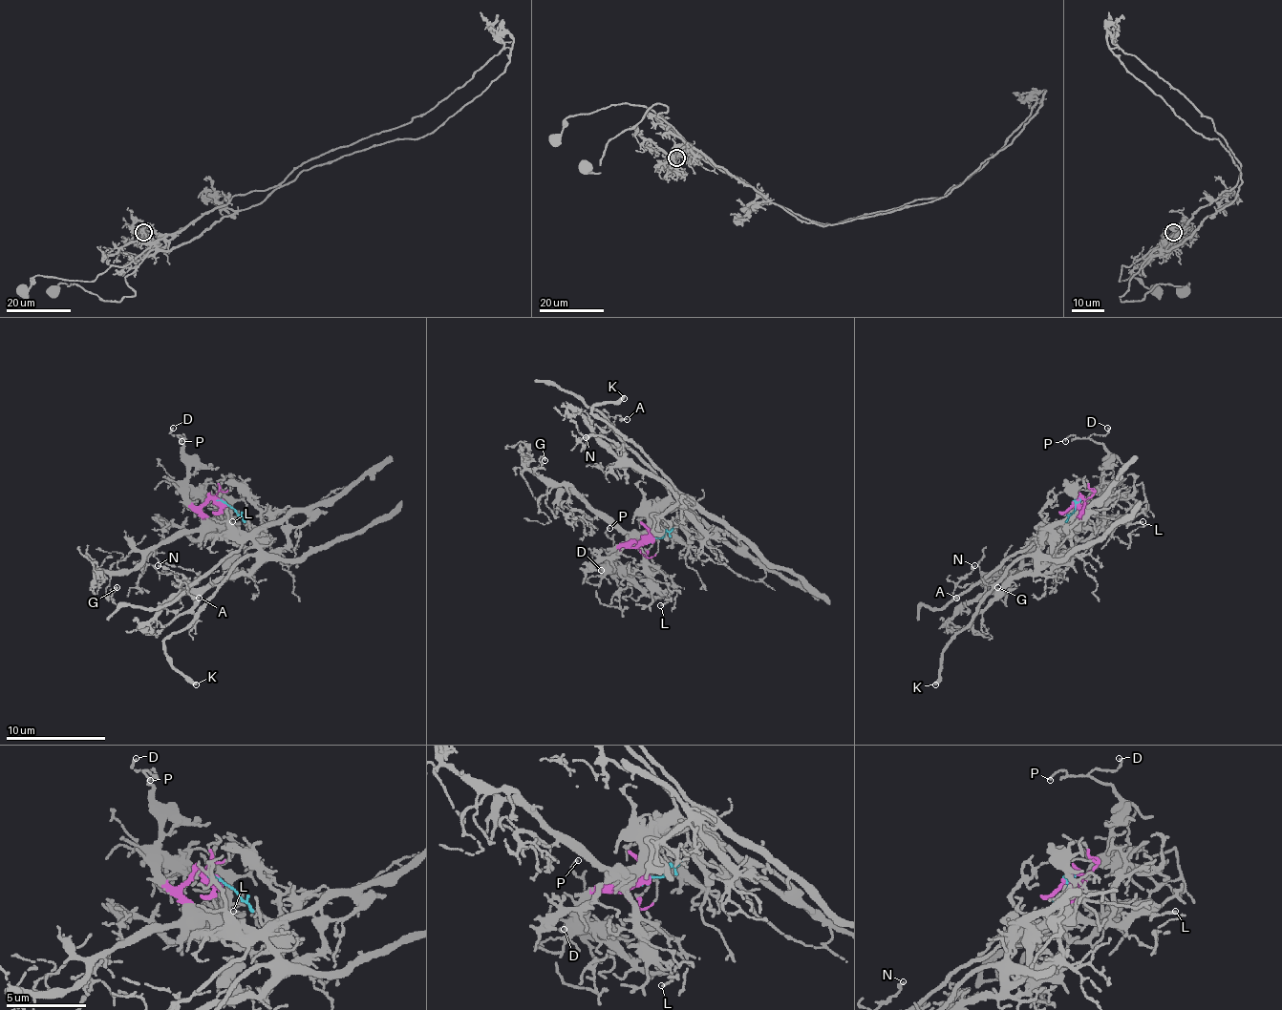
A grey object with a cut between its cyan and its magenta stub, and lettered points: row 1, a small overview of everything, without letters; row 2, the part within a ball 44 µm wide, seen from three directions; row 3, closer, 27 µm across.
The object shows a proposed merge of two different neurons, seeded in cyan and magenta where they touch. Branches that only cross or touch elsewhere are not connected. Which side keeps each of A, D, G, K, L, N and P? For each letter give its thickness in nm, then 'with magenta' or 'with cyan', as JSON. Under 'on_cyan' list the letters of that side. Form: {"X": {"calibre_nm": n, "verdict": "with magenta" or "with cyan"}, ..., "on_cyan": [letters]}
{"A": {"calibre_nm": 170, "verdict": "with cyan"}, "D": {"calibre_nm": 120, "verdict": "with magenta"}, "G": {"calibre_nm": 150, "verdict": "with magenta"}, "K": {"calibre_nm": 280, "verdict": "with cyan"}, "L": {"calibre_nm": 100, "verdict": "with magenta"}, "N": {"calibre_nm": 180, "verdict": "with cyan"}, "P": {"calibre_nm": 100, "verdict": "with magenta"}, "on_cyan": ["A", "K", "N"]}

